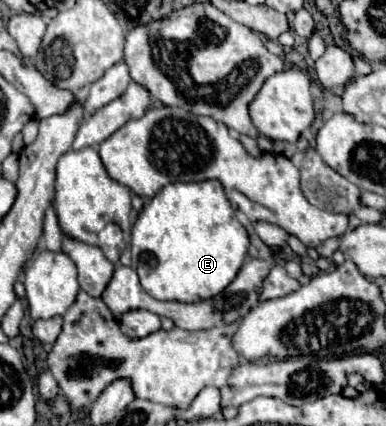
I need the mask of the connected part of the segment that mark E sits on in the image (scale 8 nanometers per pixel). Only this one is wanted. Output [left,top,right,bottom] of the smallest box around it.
[131,181,249,303]

